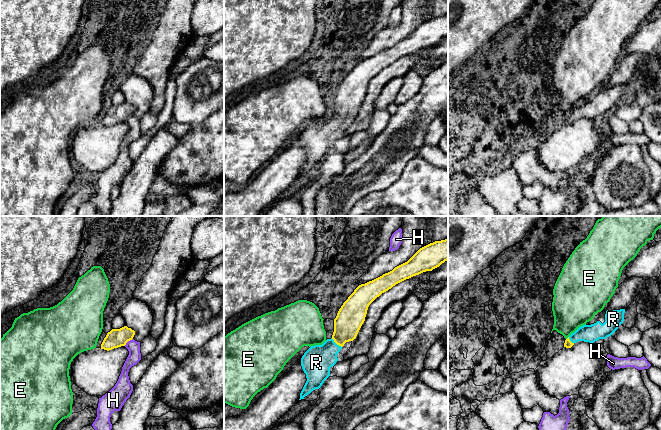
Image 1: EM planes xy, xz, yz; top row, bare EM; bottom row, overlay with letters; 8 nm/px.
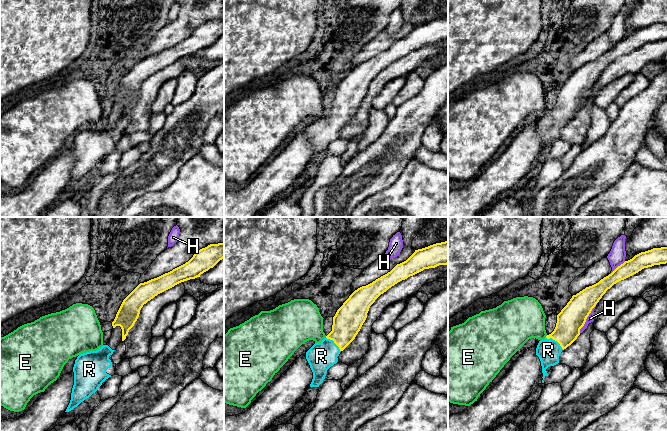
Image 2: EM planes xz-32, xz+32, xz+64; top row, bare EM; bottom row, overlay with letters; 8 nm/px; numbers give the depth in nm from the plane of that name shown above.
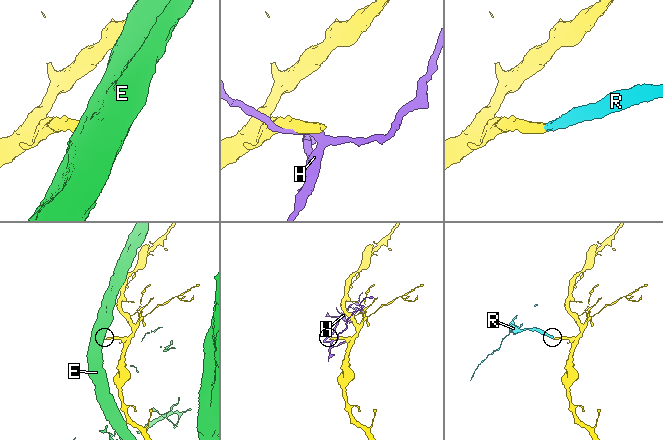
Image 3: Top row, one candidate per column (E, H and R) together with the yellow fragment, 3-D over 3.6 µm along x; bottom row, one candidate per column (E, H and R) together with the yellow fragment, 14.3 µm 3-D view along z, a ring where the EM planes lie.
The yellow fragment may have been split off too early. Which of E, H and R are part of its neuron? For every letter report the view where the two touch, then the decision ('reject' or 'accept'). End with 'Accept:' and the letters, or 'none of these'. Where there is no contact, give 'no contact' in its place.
E: yz | reject
H: xy | reject
R: xz | accept
Accept: R

